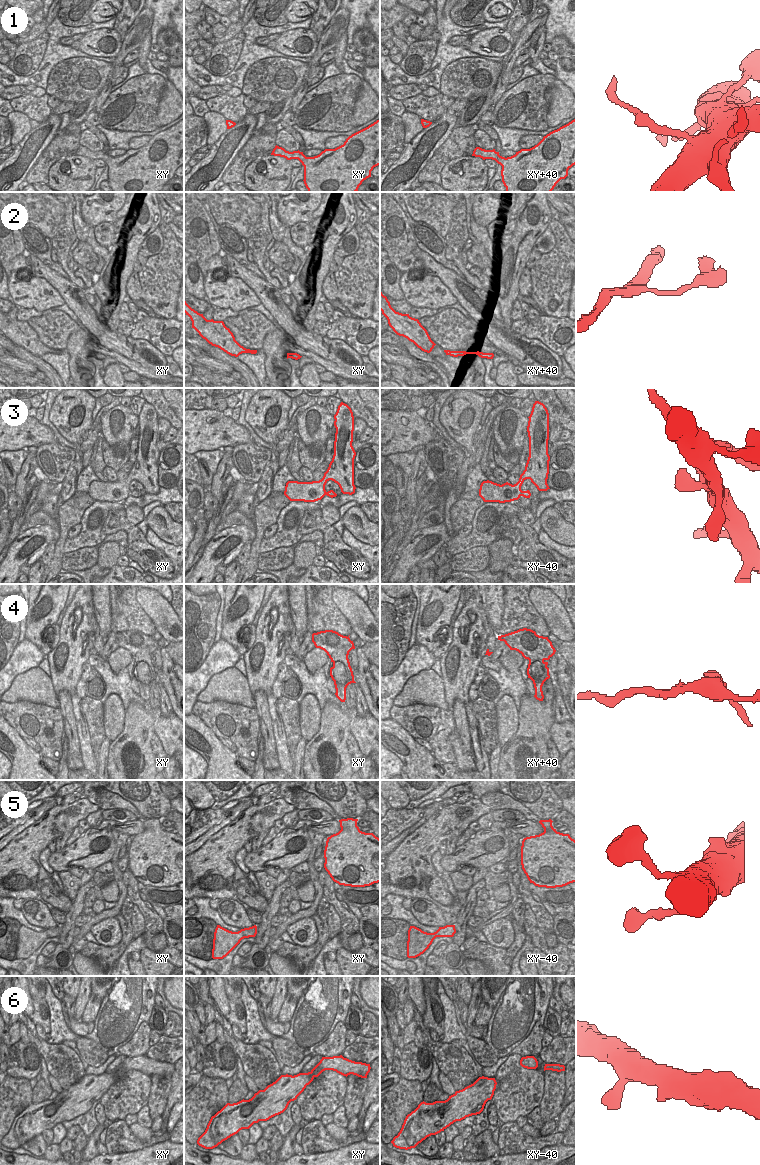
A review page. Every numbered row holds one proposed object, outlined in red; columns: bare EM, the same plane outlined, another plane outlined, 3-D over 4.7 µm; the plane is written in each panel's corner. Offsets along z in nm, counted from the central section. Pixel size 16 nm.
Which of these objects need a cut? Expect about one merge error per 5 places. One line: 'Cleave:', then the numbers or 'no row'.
Cleave: 1, 4

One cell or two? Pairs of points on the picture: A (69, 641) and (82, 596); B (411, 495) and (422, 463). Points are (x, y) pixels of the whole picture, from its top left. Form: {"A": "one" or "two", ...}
{"A": "one", "B": "one"}

